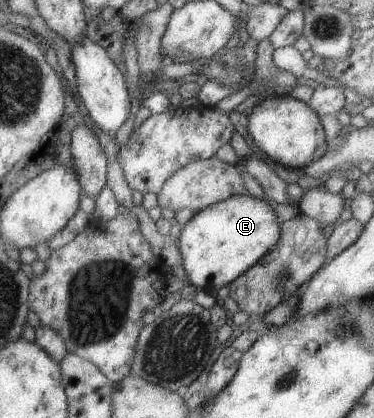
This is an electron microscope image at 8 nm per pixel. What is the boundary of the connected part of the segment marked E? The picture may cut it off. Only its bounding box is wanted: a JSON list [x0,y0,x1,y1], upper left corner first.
[176,194,280,294]

